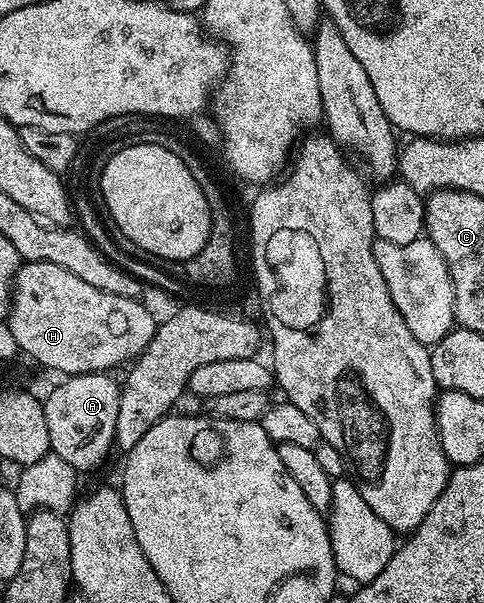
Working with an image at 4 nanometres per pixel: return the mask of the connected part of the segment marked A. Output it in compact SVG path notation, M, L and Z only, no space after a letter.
M108 373L67 376L48 396L43 396L46 413L46 433L50 433L51 454L62 457L78 473L92 471L111 451L116 442L116 426L118 425L118 401L120 400L120 383L112 380Z

